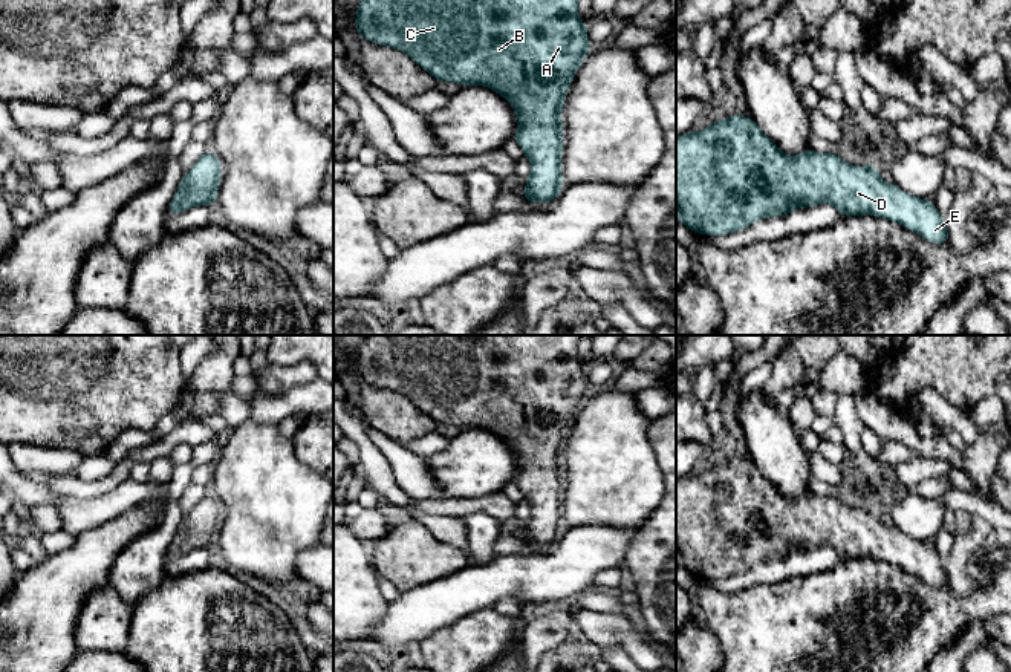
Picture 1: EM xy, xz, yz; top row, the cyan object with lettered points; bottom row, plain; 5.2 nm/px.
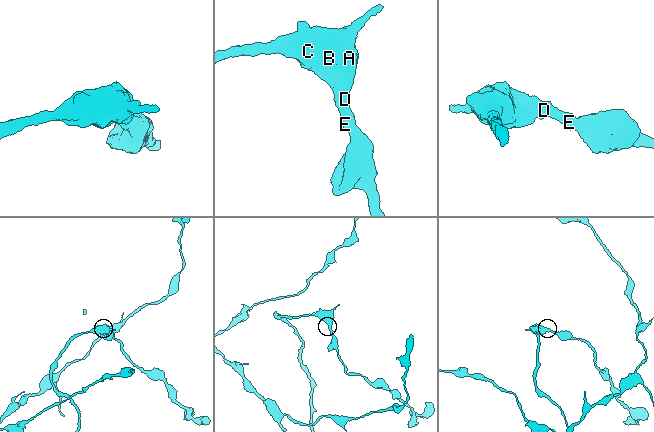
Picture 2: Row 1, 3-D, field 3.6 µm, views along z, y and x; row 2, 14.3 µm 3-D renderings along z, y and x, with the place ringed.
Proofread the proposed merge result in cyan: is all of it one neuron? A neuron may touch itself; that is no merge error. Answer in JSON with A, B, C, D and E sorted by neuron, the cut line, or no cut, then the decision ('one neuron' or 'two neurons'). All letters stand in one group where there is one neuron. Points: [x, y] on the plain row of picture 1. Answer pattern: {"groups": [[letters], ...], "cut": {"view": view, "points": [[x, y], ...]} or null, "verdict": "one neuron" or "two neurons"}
{"groups": [["A", "B", "C", "D", "E"]], "cut": null, "verdict": "one neuron"}

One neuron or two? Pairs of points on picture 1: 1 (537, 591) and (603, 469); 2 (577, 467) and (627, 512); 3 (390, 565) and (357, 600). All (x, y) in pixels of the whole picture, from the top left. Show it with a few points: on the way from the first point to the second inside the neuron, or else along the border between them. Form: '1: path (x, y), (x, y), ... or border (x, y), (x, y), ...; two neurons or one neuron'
1: border (609, 525), (563, 527); two neurons
2: path (589, 473), (615, 499); one neuron
3: border (367, 545), (372, 554), (372, 567), (378, 573); two neurons

